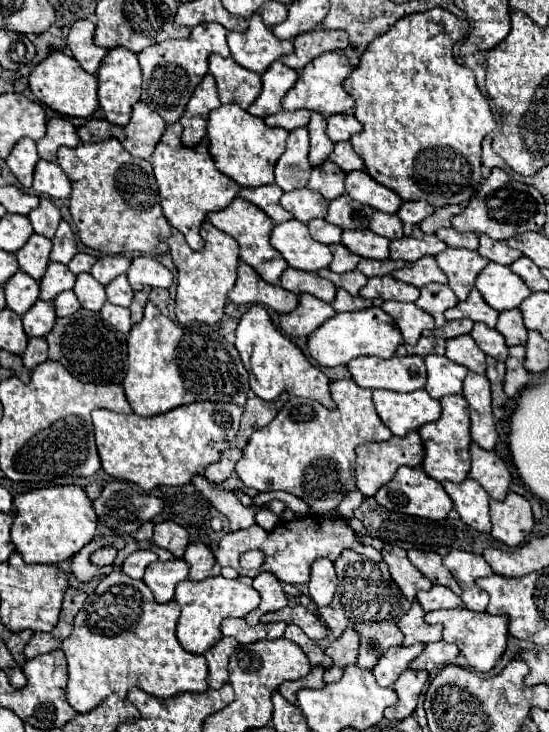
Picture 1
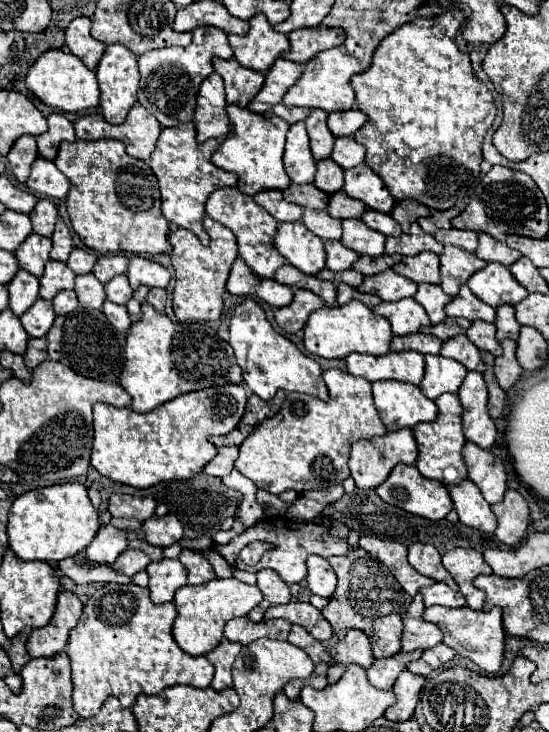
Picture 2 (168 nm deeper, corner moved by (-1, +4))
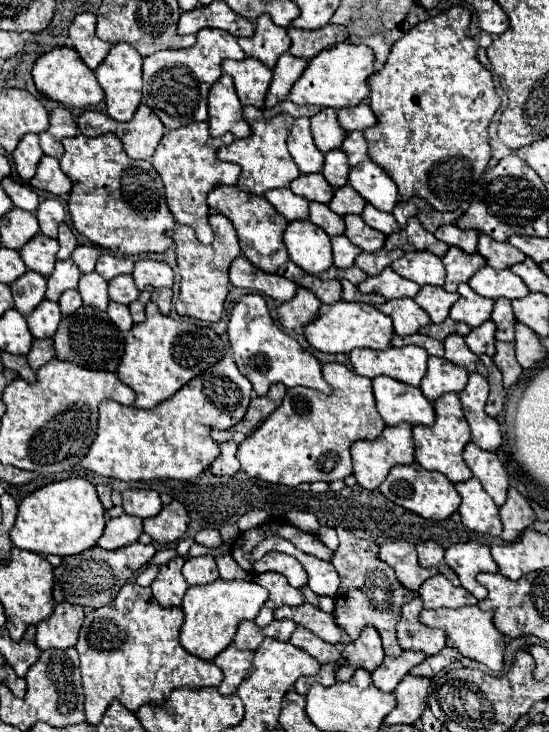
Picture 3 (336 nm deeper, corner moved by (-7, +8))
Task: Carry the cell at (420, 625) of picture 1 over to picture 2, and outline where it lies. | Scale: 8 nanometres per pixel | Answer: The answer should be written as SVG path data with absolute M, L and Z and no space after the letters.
M416 594L404 614L404 634L402 634L404 652L416 650L416 648L426 650L426 648L432 648L438 642L442 642L440 628L426 622L422 618L422 612L424 612L424 600L422 600L422 594Z

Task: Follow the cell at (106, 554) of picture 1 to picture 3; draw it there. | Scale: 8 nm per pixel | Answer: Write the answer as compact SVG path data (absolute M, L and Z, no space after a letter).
M122 514L106 522L106 528L102 538L98 540L98 546L102 546L104 550L116 550L136 542L140 534L142 534L142 518Z

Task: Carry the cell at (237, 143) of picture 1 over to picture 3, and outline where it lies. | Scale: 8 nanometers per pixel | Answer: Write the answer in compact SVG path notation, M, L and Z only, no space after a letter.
M244 108L244 118L248 120L252 134L244 140L234 140L232 144L222 146L218 150L218 158L224 162L234 162L242 168L240 178L238 178L238 188L244 192L264 194L266 190L288 186L296 176L300 176L300 170L296 168L296 164L286 148L286 138L290 134L294 118L288 114L278 114L270 120L266 120L262 116L262 110L258 110L258 108Z

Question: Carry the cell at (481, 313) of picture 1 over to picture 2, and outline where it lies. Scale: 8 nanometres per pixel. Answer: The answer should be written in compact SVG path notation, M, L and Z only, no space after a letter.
M468 286L460 288L460 294L446 306L446 314L452 318L468 318L468 320L484 320L484 322L494 322L496 310L488 304L484 304L480 298L472 294Z

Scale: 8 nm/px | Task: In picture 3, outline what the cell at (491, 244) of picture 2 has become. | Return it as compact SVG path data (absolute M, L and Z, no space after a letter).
M480 234L476 252L486 258L488 266L492 266L496 270L510 268L510 266L514 266L518 262L524 262L524 258L526 258L520 250L512 248L508 242L496 242L488 234Z

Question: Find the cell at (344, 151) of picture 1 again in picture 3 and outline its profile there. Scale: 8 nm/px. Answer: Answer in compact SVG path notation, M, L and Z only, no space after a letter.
M350 132L348 138L342 142L340 148L346 152L346 156L348 156L348 160L350 160L350 166L356 166L356 164L368 160L366 138L364 138L362 132Z

